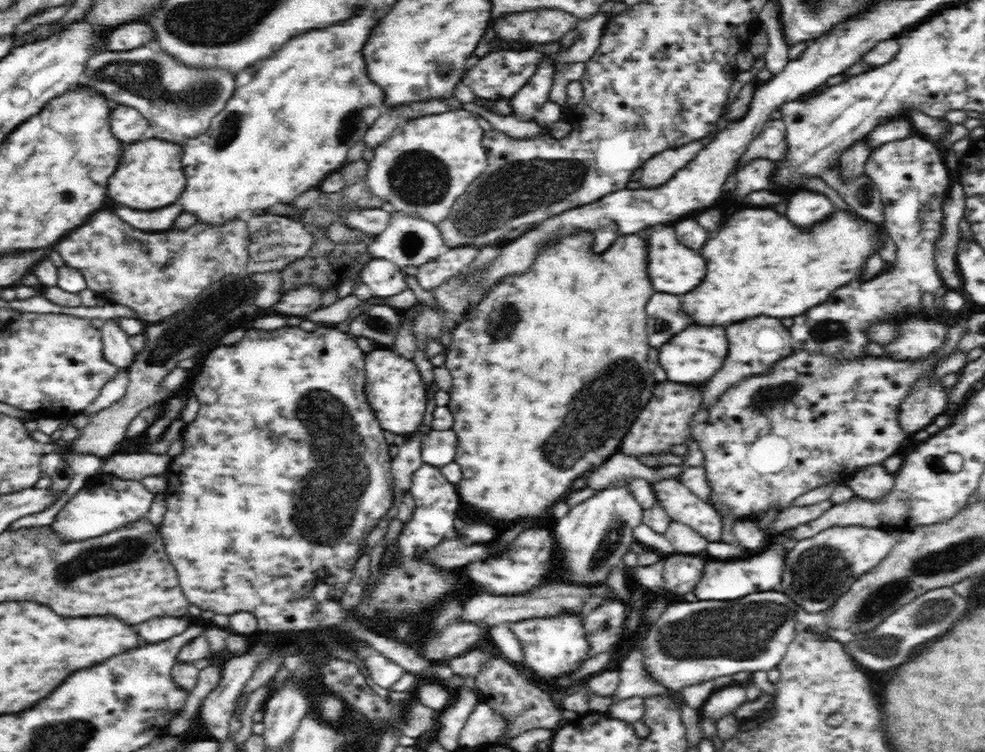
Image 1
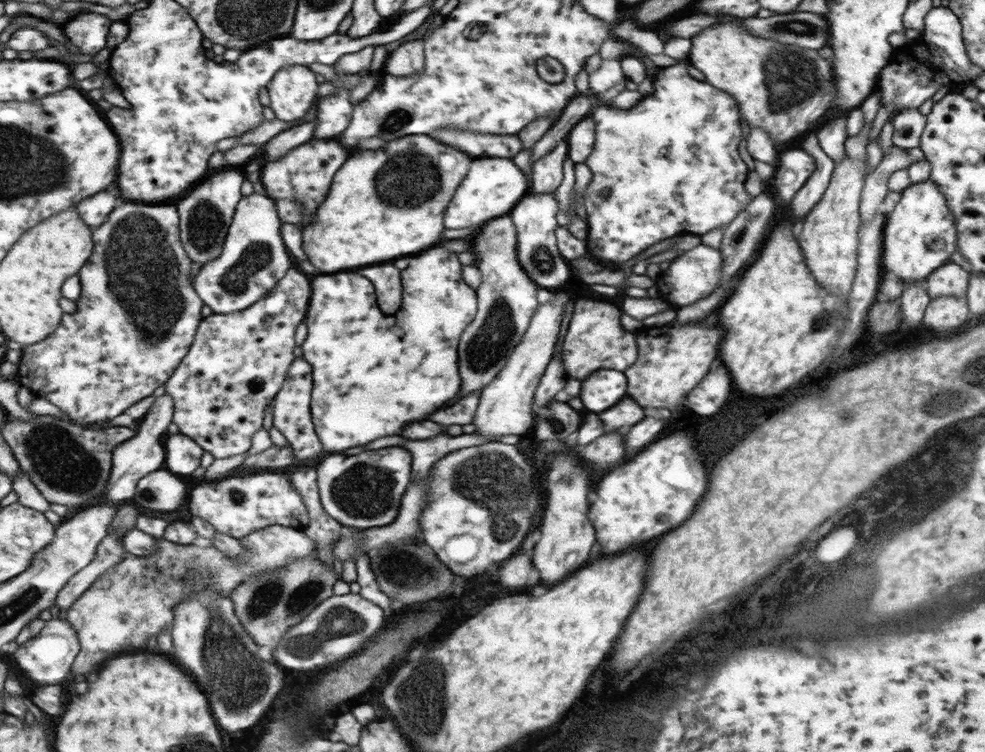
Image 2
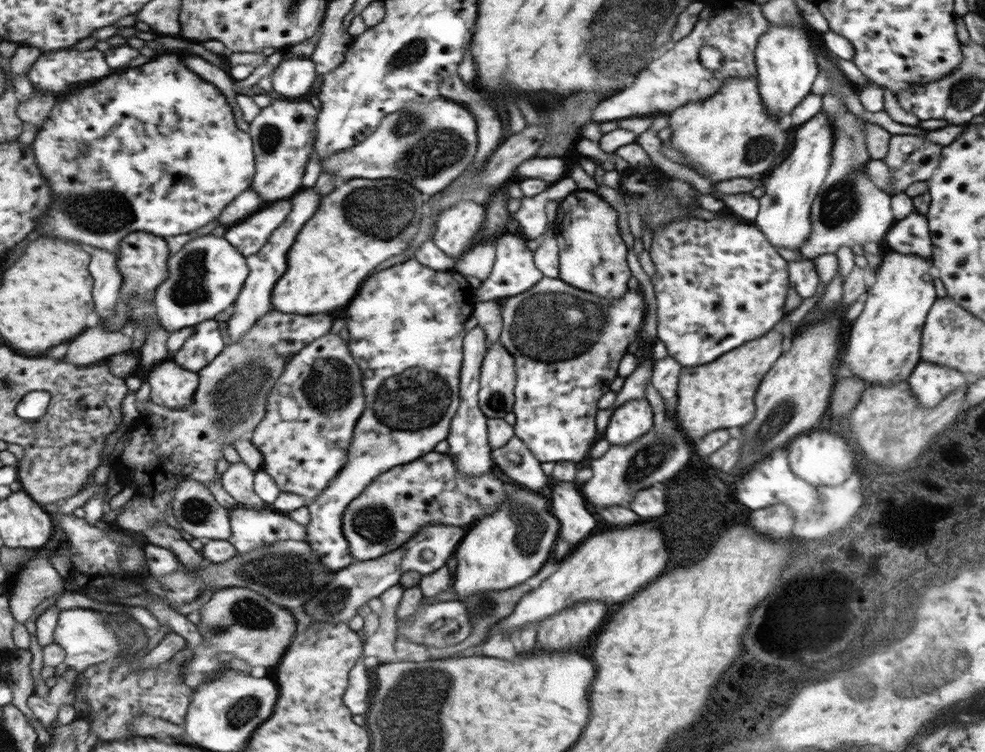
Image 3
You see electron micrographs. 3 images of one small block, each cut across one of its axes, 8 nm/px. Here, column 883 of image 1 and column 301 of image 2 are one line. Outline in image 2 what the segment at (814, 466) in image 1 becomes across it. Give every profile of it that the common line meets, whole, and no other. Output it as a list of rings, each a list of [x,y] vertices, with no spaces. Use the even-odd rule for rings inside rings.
[[[305,357],[298,358],[289,372],[288,380],[284,384],[280,395],[274,402],[275,426],[287,437],[294,446],[299,462],[313,460],[316,463],[326,459],[330,452],[326,451],[322,437],[318,435],[316,423],[314,423],[313,395],[315,390],[314,365]]]

